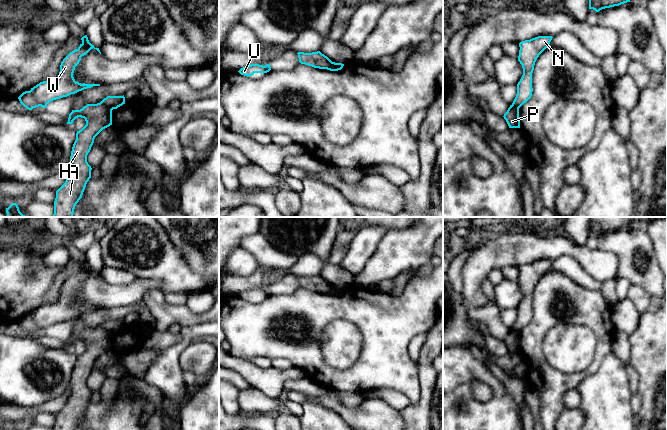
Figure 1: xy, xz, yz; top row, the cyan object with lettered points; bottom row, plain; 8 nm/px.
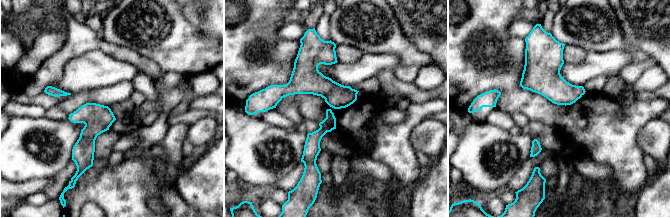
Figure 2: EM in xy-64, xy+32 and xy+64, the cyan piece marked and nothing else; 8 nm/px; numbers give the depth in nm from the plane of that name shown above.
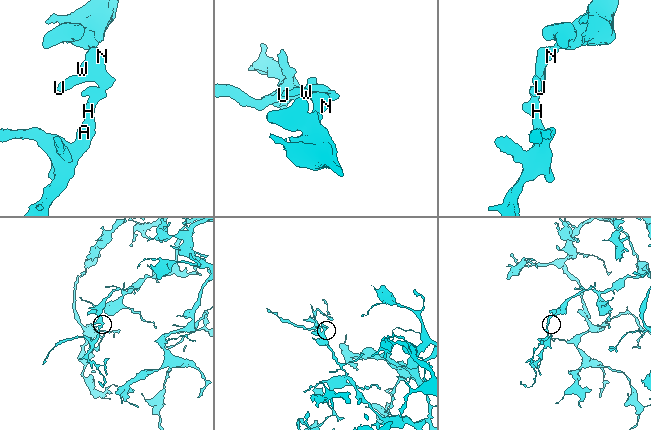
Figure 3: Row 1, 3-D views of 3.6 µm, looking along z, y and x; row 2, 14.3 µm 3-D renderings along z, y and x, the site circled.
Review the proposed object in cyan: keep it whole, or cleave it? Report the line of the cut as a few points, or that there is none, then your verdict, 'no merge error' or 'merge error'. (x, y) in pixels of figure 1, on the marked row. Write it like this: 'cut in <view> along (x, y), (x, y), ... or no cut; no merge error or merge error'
cut in xy along (100, 102), (111, 110); merge error

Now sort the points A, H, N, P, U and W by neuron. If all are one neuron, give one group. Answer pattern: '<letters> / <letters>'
A H P / N U W

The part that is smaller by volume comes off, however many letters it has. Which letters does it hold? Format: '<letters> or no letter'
A, H, P

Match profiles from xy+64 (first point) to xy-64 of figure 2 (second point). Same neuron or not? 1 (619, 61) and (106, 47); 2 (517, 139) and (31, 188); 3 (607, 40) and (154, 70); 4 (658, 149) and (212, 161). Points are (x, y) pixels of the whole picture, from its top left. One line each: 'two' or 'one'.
1: two
2: two
3: two
4: two

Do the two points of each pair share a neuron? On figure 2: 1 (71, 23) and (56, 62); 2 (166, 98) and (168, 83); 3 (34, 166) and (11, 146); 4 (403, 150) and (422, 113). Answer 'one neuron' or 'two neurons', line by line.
1: one neuron
2: two neurons
3: one neuron
4: one neuron

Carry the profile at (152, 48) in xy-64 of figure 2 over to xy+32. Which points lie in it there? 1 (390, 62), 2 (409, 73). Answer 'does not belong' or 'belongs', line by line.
1: does not belong
2: does not belong

